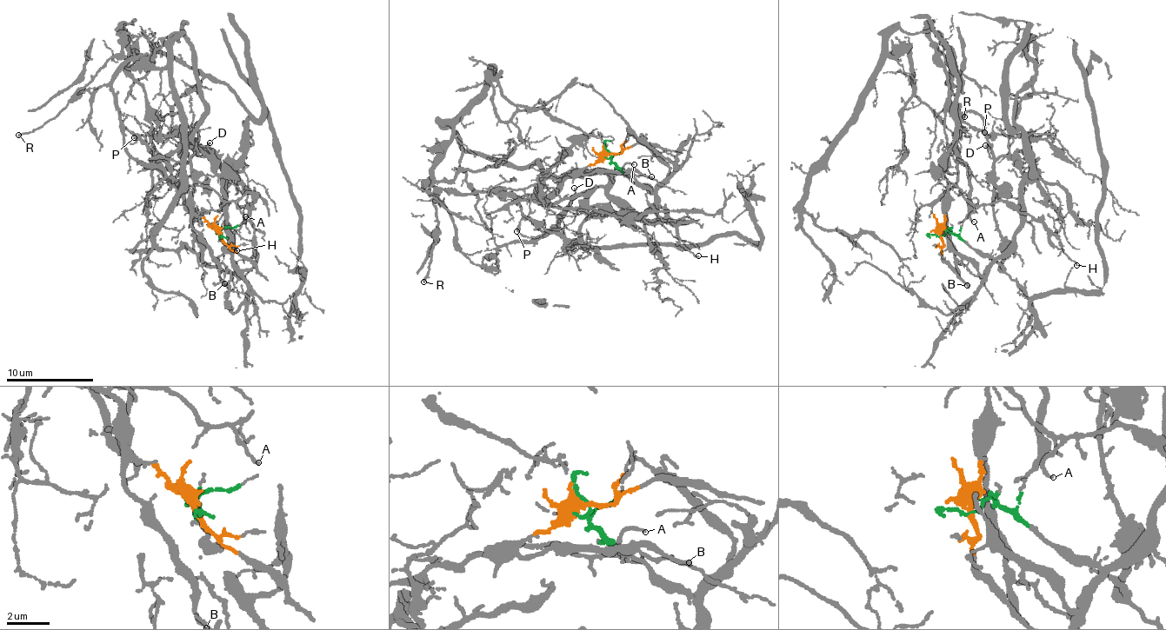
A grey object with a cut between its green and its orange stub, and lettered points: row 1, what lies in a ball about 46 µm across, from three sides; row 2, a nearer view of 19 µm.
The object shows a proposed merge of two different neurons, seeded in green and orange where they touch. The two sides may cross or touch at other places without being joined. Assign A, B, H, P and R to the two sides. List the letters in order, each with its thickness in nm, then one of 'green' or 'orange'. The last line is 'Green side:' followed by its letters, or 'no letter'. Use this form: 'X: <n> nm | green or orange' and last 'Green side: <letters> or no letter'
A: 140 nm | orange
B: 170 nm | orange
H: 130 nm | orange
P: 160 nm | orange
R: 180 nm | orange
Green side: no letter

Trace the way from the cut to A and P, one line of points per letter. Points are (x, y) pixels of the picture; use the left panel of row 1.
A: (220, 235), (192, 211), (189, 187), (209, 186), (222, 200), (231, 202), (246, 216)
P: (220, 235), (192, 211), (191, 194), (156, 149), (152, 115), (156, 124), (133, 137)

